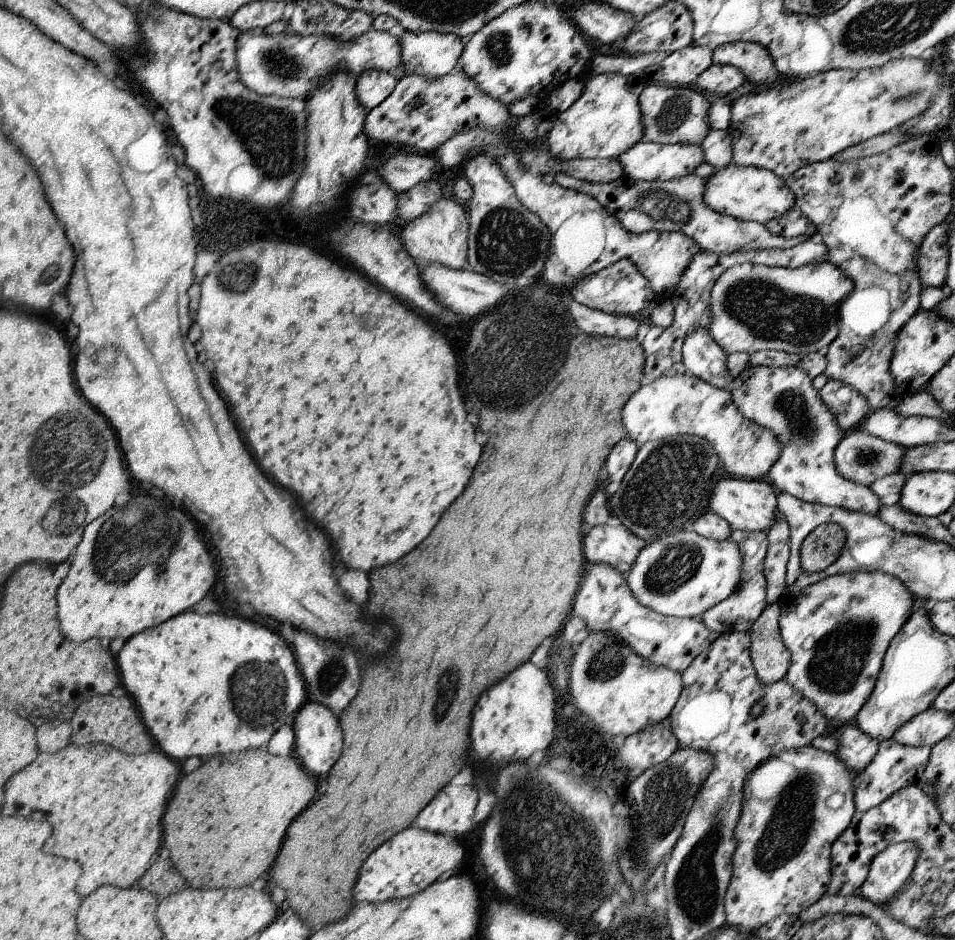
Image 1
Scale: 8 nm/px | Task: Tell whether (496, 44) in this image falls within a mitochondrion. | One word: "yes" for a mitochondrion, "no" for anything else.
yes

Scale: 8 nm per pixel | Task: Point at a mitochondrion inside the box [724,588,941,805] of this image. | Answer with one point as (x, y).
(838, 658)

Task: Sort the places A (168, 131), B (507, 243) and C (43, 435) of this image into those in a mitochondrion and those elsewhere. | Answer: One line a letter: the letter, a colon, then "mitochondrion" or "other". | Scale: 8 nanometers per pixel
A: other
B: mitochondrion
C: mitochondrion

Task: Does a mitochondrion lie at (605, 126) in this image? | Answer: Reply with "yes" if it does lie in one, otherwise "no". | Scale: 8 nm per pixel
no

